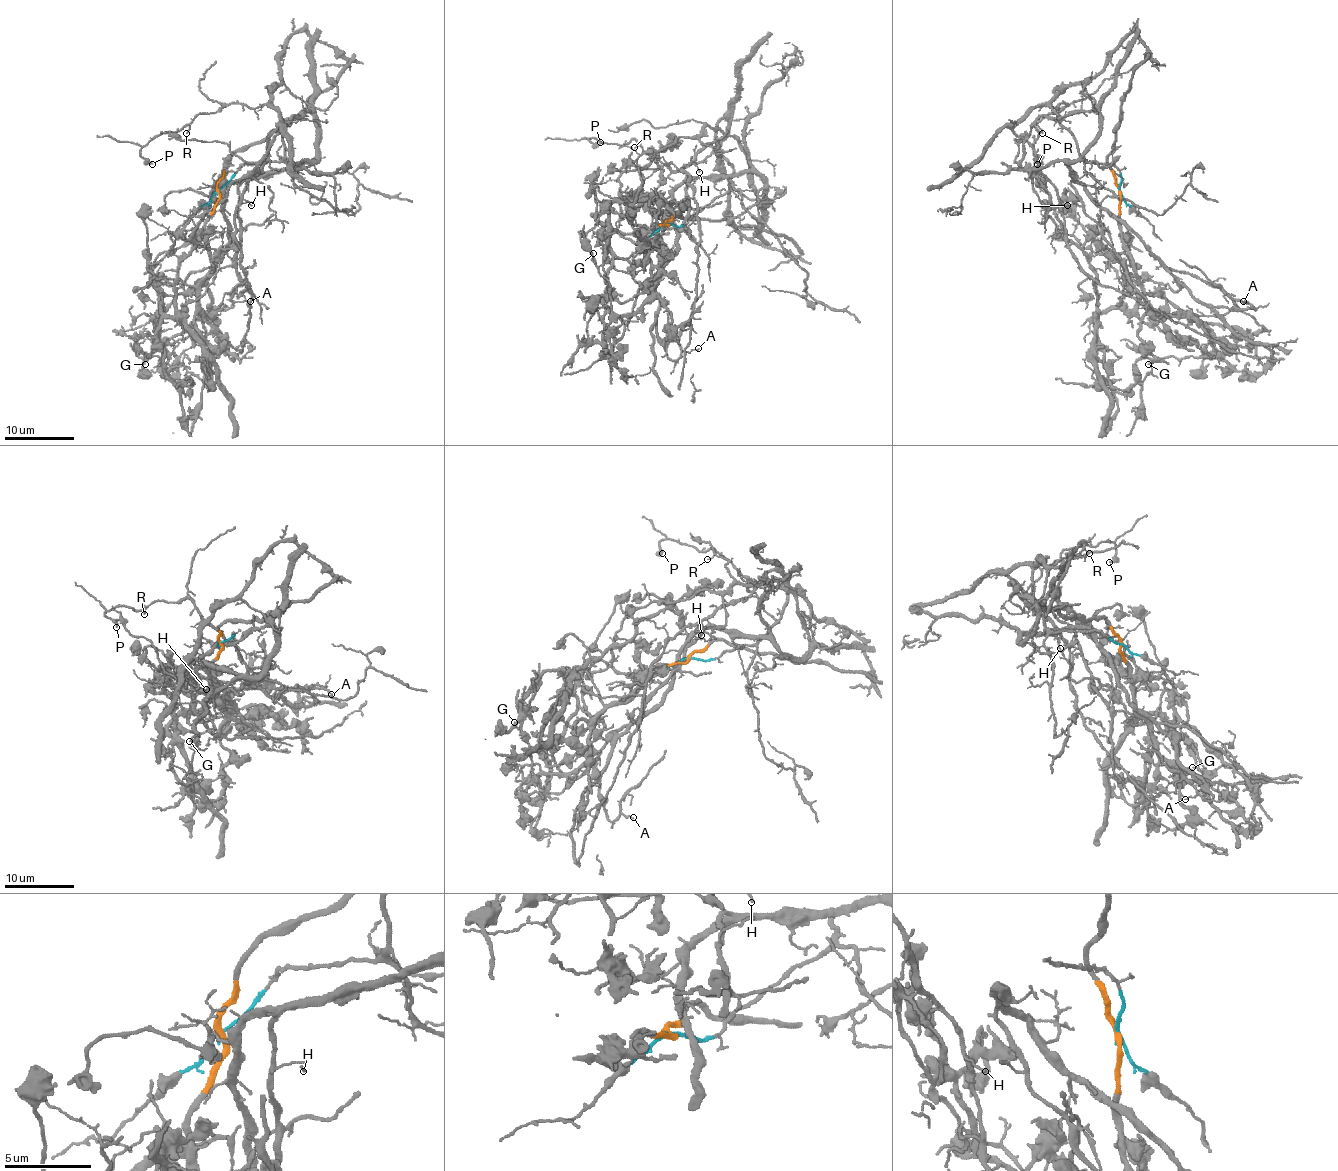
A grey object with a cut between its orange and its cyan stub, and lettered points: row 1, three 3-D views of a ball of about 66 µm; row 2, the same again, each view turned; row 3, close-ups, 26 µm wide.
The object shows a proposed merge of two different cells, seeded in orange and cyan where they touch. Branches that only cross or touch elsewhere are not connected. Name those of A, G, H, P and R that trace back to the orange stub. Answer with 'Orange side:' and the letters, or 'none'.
Orange side: A, G

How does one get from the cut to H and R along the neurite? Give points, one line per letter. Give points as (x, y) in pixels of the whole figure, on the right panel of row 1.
H: (1119, 191), (1114, 165), (1086, 161), (1058, 116), (1036, 106), (1013, 130), (1067, 205)
R: (1119, 191), (1121, 174), (1114, 165), (1086, 161), (1076, 139), (1048, 104), (1065, 106), (1038, 123), (1043, 134)

